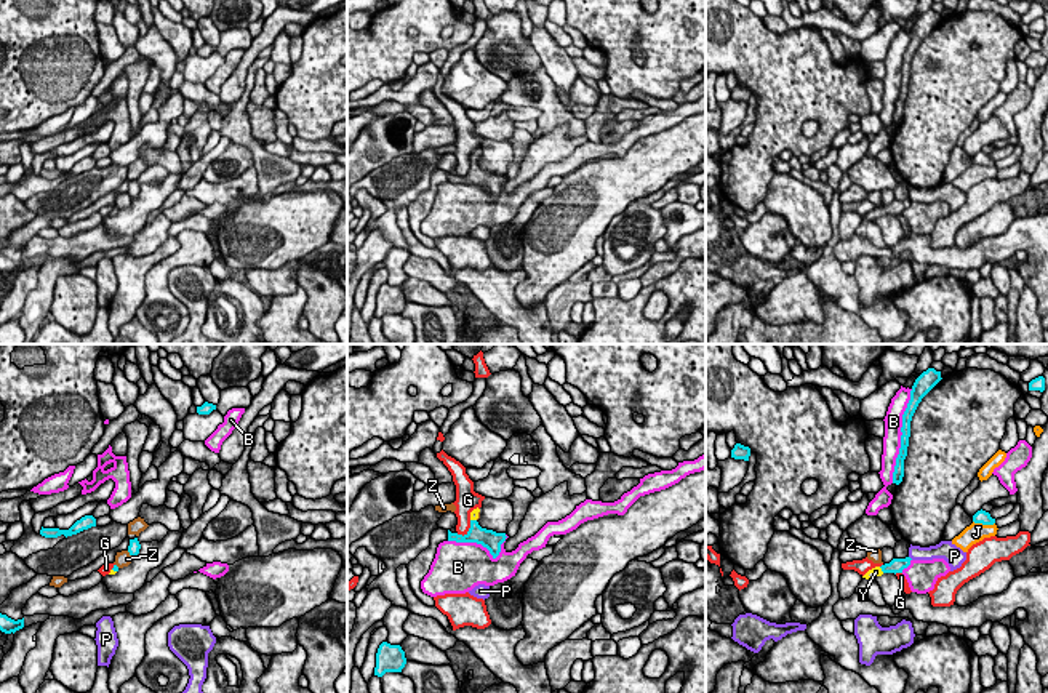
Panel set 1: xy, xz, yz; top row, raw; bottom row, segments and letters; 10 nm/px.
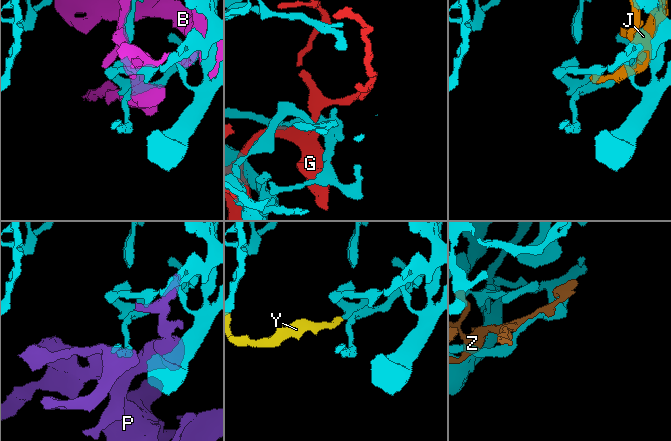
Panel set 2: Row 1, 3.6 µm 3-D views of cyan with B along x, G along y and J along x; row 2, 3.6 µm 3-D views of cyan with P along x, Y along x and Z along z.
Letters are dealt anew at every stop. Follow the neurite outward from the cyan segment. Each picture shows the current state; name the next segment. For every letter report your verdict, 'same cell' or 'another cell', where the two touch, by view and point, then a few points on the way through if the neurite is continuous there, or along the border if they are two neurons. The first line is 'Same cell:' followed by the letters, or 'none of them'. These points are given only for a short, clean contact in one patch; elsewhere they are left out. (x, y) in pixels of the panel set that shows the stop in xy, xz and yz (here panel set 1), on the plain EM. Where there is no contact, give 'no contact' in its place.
Same cell: Y
B: another cell; meets cyan in yz at (901, 77)
G: another cell; meets cyan in xz at (468, 173)
J: another cell; meets cyan in yz at (984, 165)
P: another cell; no contact
Y: same cell; meets cyan in yz at (882, 212); runs through yz (896, 207), (882, 212), (876, 213)
Z: another cell; meets cyan in xy at (130, 196)

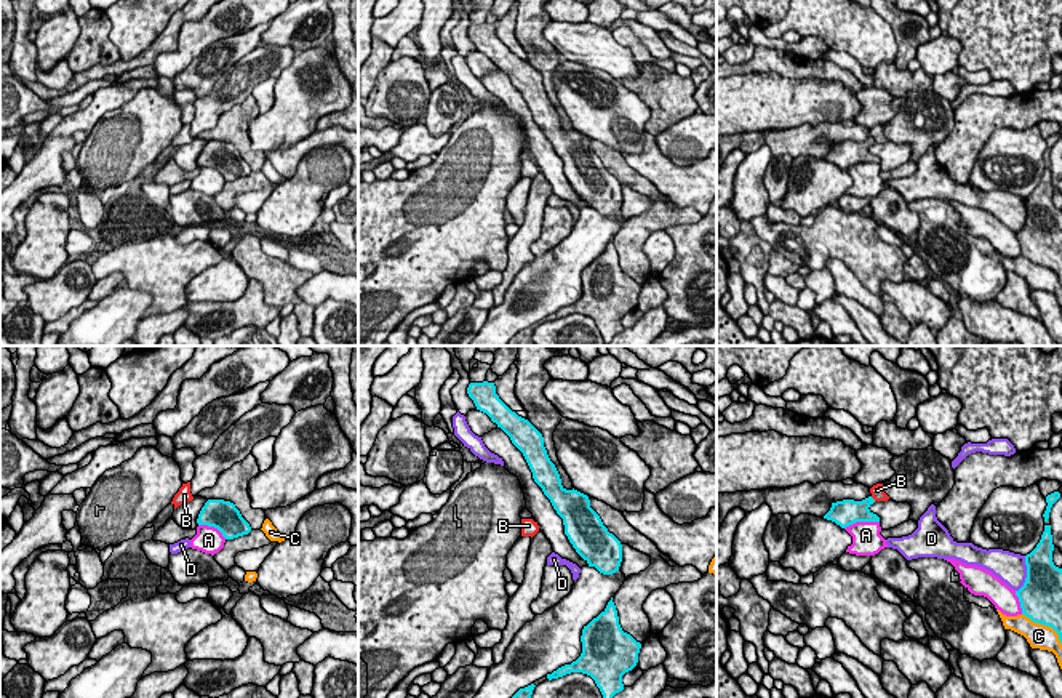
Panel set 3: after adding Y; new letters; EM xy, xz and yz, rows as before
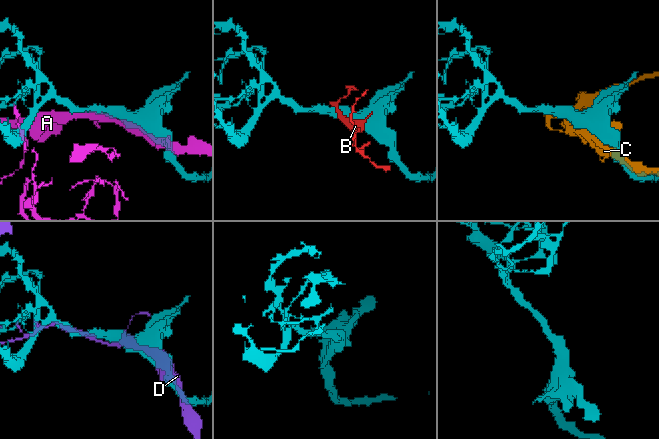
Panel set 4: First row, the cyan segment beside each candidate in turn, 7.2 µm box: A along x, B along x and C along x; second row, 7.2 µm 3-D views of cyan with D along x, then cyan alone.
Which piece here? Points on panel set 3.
Same cell: none of them
A: another cell; meets cyan in yz at (861, 162)
B: another cell; meets cyan in yz at (872, 140); border along yz (870, 138), (875, 141)
C: another cell; meets cyan in yz at (1045, 266)
D: another cell; meets cyan in yz at (1027, 215)

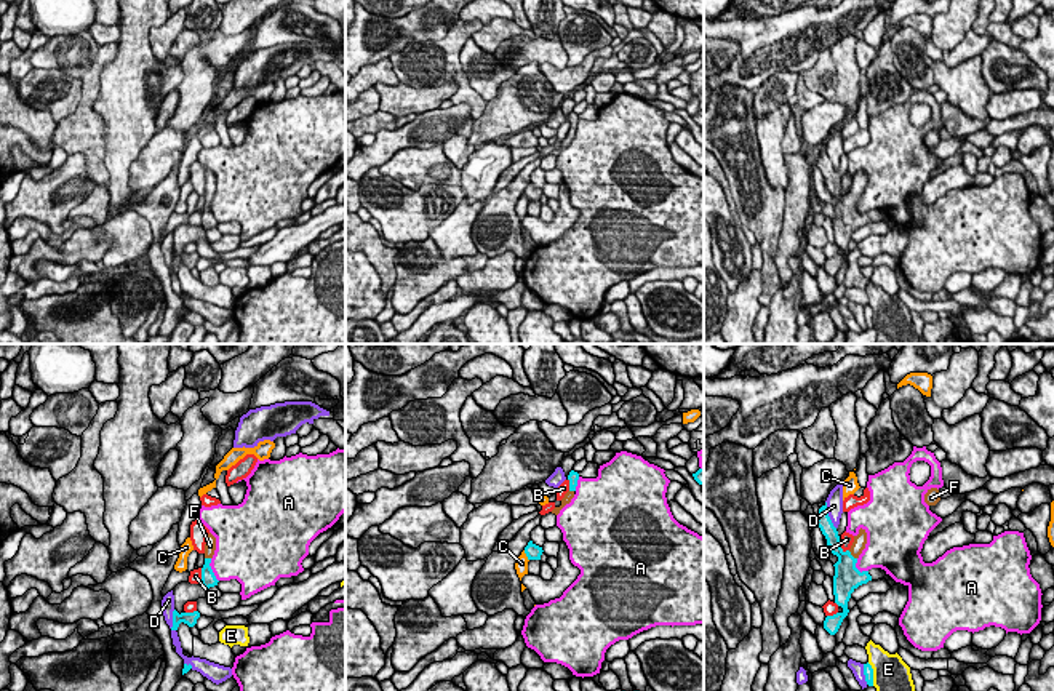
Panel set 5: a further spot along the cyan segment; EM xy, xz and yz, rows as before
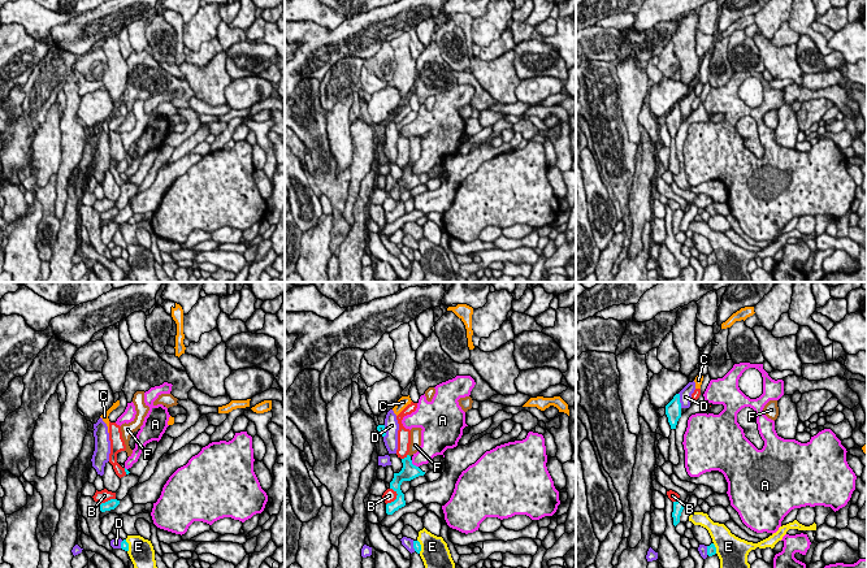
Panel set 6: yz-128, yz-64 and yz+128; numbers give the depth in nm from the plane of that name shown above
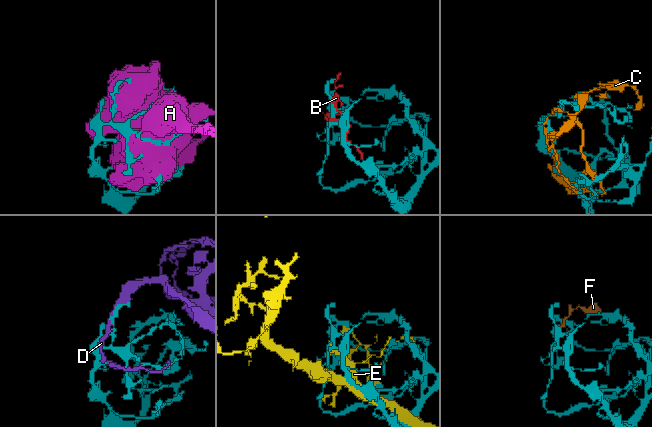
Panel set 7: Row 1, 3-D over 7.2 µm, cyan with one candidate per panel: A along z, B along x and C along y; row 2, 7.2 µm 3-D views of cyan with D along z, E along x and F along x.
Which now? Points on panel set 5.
Same cell: F
A: another cell; meets cyan in xy at (211, 211)
B: another cell; meets cyan in xy at (202, 218)
C: another cell; meets cyan in xz at (526, 197)
D: another cell; meets cyan in yz at (827, 157)
E: another cell; meets cyan in yz at (872, 315)
F: same cell; meets cyan in yz at (851, 197); runs through yz (846, 219), (851, 197), (859, 184)

